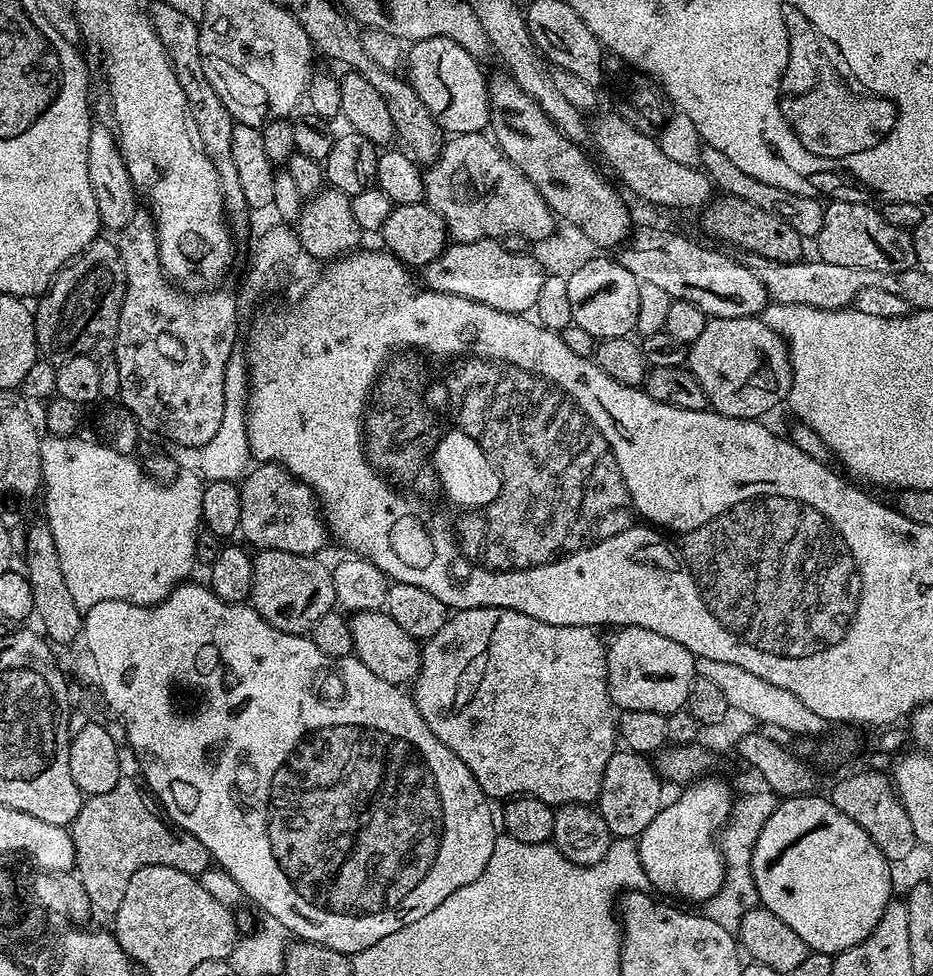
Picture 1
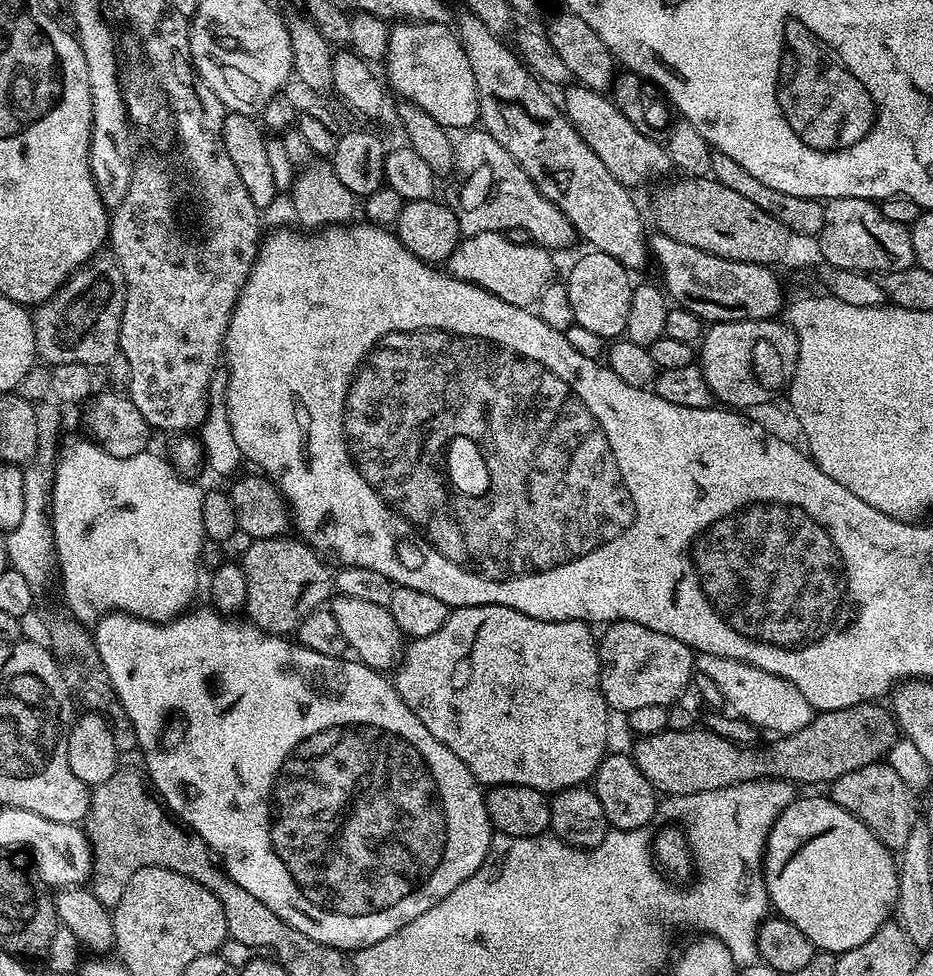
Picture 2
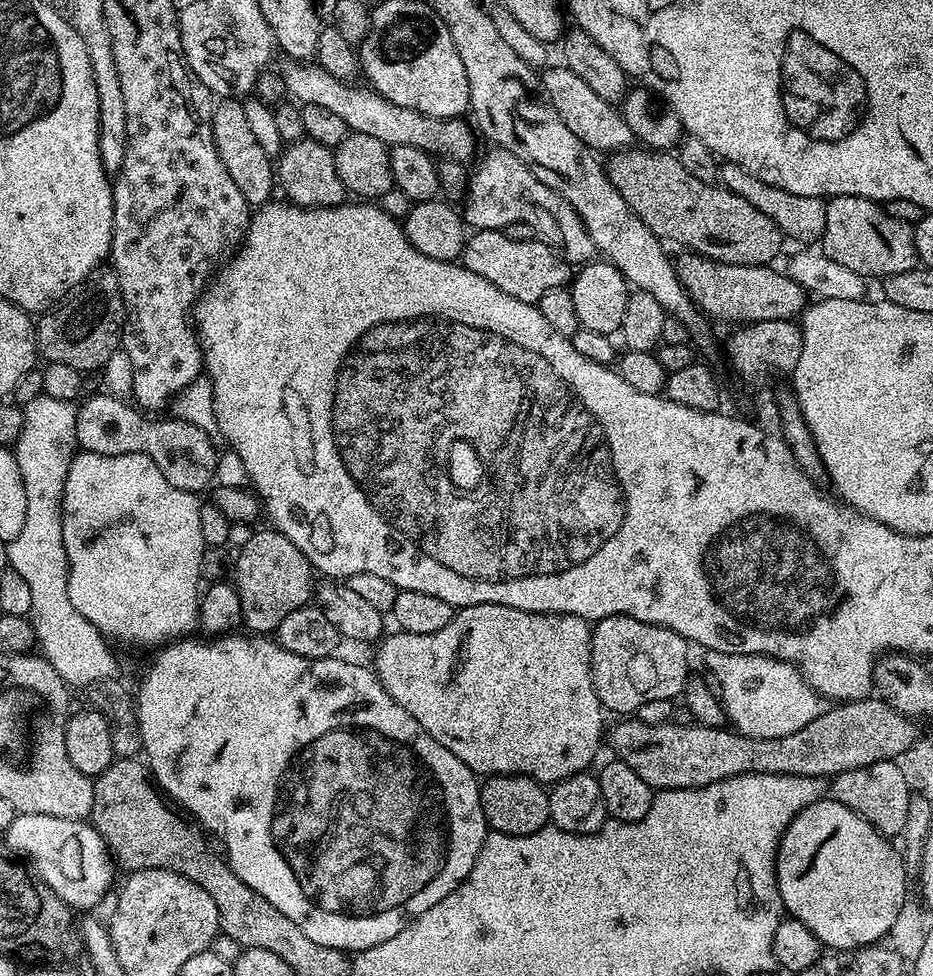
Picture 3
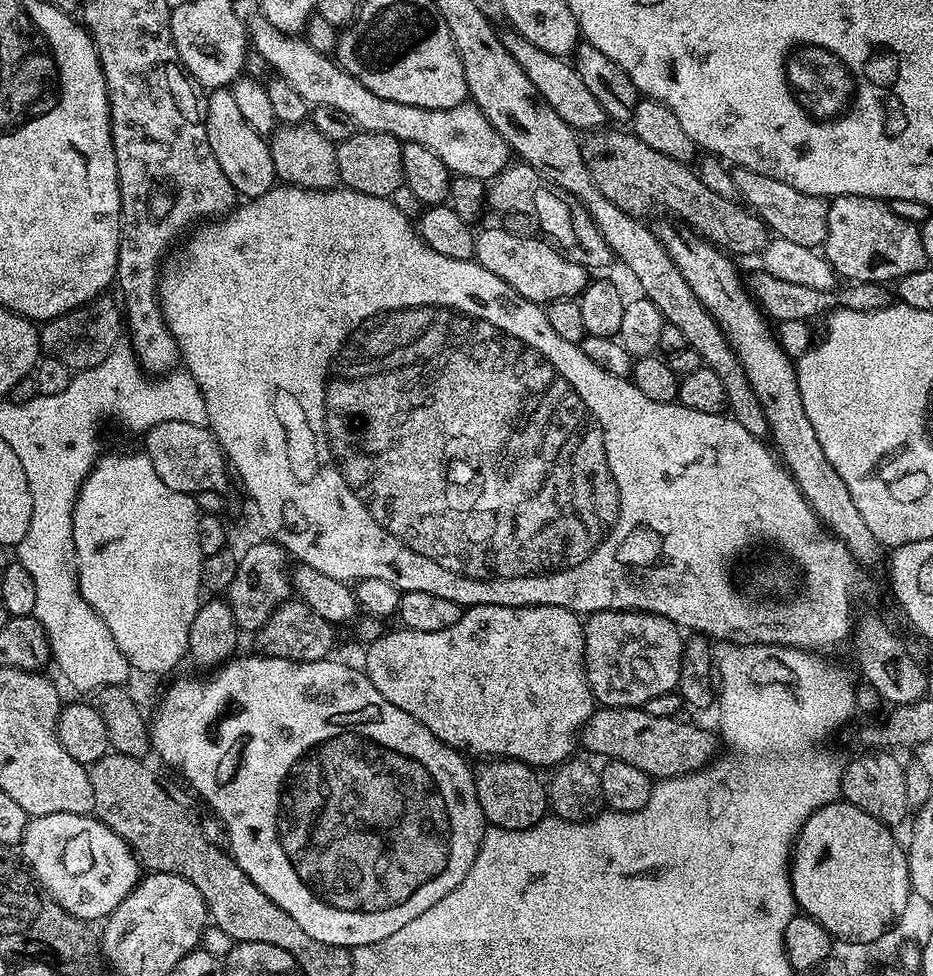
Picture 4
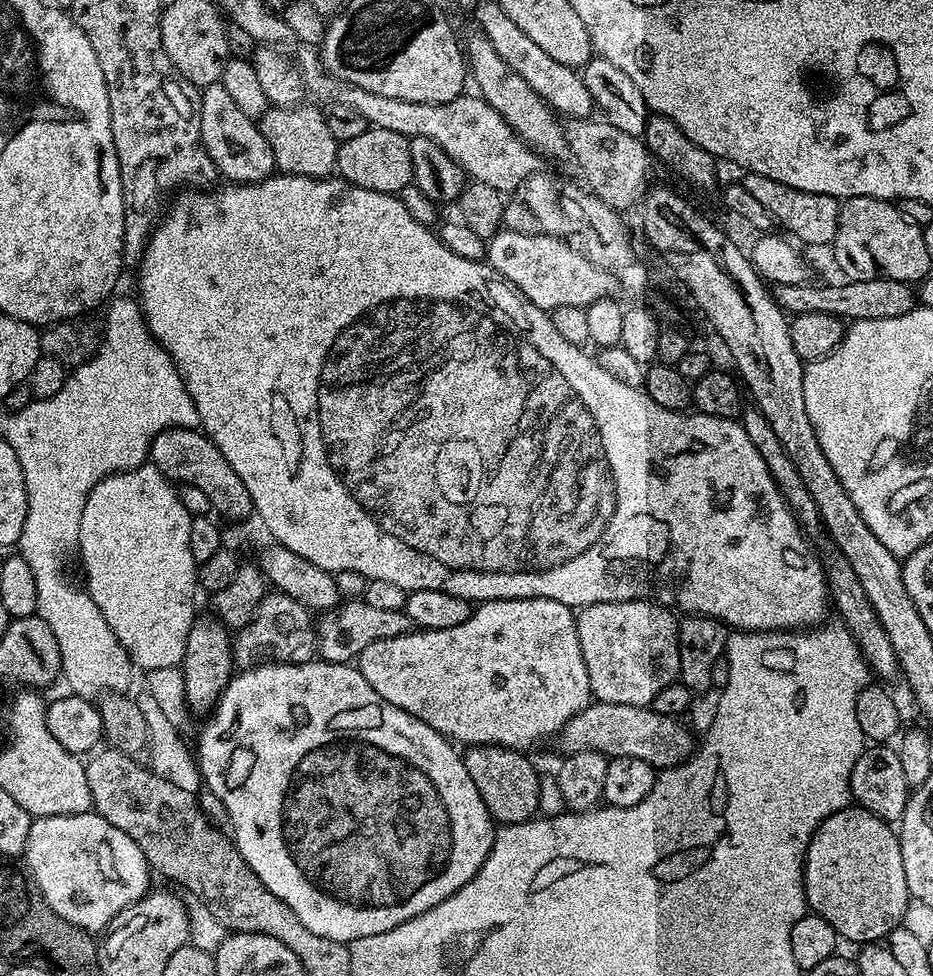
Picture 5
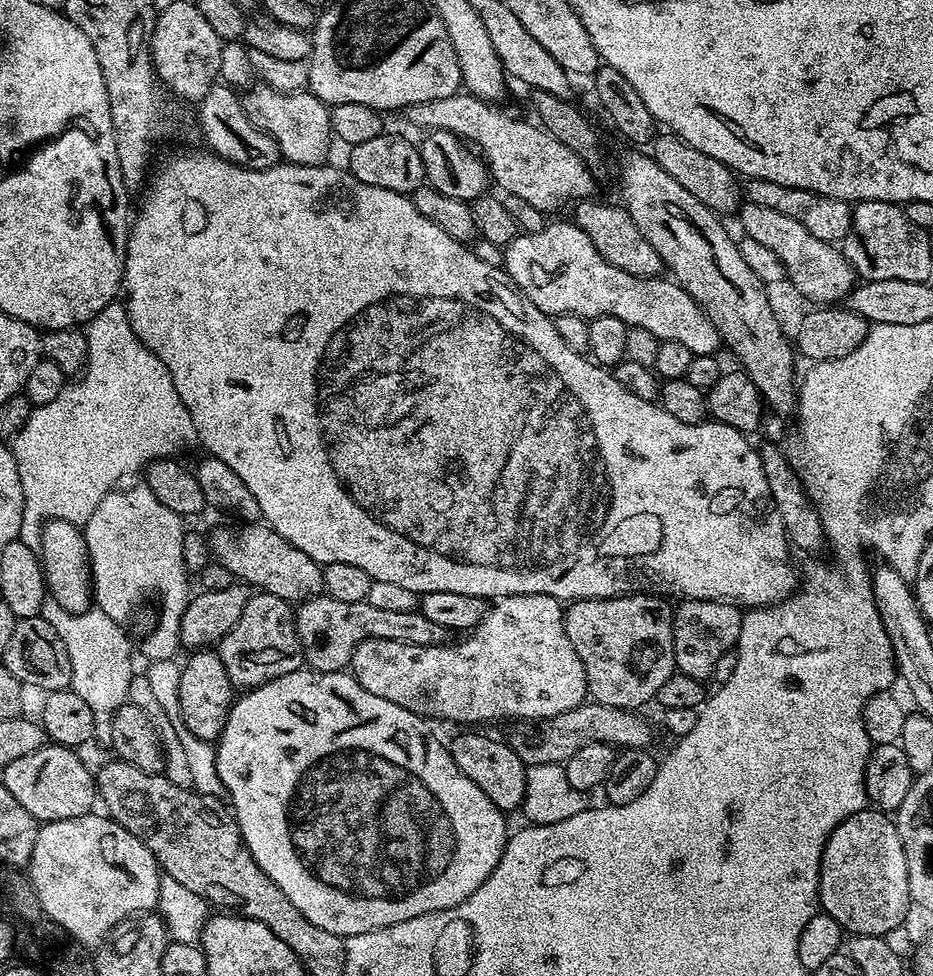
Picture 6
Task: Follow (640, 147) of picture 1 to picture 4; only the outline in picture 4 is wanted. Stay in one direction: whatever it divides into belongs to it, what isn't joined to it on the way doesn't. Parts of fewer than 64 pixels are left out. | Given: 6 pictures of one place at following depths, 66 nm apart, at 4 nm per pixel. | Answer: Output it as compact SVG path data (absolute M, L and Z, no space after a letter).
M511 30L505 31L502 39L506 50L510 50L510 54L514 54L514 62L518 62L518 66L522 66L522 70L526 70L526 78L530 78L530 82L534 82L538 94L542 94L542 98L546 98L546 102L550 102L550 110L554 110L554 114L558 114L558 118L562 118L562 122L566 122L574 130L581 130L580 128L600 130L605 127L606 117L602 106L598 106L598 98L594 98L594 94L590 94L590 90L583 84L582 78L578 78L575 67L565 57L546 54L546 50L538 50Z

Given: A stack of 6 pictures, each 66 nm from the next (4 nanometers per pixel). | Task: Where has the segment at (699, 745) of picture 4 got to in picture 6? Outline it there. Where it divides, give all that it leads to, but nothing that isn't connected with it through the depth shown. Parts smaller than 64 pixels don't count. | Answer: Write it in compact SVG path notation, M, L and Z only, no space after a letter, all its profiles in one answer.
M585 702L574 710L566 710L566 714L558 714L554 718L535 722L520 722L506 733L508 745L522 758L525 766L546 766L547 764L563 765L582 746L590 746L590 742L610 744L617 750L626 748L648 748L652 740L652 728L640 717L639 711L630 708L602 706L595 702Z

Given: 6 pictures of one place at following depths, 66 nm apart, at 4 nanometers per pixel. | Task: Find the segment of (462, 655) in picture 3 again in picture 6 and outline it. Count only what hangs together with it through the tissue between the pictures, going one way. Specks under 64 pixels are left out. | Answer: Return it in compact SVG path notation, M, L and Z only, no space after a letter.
M518 594L517 596L501 596L489 607L488 613L482 618L482 622L471 629L463 638L455 644L431 644L430 646L414 646L406 642L390 642L386 638L370 638L362 641L356 647L352 655L350 665L351 675L370 694L378 694L378 698L386 698L386 702L394 702L414 714L423 716L429 721L449 720L452 724L464 724L460 726L484 726L480 724L492 724L495 720L512 720L508 722L535 722L554 718L558 714L566 714L566 710L574 710L578 705L585 703L588 696L588 683L586 682L586 670L582 666L582 658L574 654L574 646L570 646L570 638L566 638L566 626L564 625L565 605L553 596L546 594Z

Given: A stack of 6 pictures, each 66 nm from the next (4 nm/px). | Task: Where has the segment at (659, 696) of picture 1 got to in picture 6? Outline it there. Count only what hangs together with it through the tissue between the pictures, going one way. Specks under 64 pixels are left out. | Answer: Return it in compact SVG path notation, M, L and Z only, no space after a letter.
M629 592L627 596L611 596L601 600L573 600L565 607L564 625L566 626L566 638L570 638L570 646L574 646L574 654L582 658L582 666L586 670L586 682L588 683L588 696L595 703L602 706L614 706L615 708L630 708L633 710L643 709L643 704L652 704L655 701L658 689L677 671L674 662L674 638L672 637L672 614L673 609L668 608L669 601L659 596L653 596L646 592Z

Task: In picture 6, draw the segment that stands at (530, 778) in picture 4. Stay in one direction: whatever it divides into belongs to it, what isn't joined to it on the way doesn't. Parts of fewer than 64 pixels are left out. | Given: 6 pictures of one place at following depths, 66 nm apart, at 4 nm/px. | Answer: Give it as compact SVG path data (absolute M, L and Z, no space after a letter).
M464 730L461 736L456 736L450 743L450 751L458 770L478 786L494 802L494 806L505 814L519 809L524 802L527 790L528 768L514 754L514 750L508 745L507 739L495 740L492 736L483 736L480 730Z

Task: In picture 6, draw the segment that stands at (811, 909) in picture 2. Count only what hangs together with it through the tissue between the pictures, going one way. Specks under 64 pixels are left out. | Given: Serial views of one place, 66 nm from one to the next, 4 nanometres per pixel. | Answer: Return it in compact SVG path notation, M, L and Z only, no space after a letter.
M866 806L858 814L850 814L830 834L824 847L820 863L820 902L819 907L838 922L845 933L855 936L885 937L887 932L903 925L908 919L910 897L908 895L908 871L902 838L896 829L896 821L887 812Z

